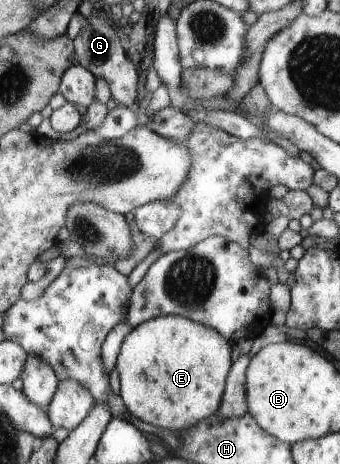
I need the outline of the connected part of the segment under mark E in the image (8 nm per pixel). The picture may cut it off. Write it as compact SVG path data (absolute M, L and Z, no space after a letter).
M160 315L133 327L116 363L124 406L139 420L174 433L217 414L231 368L231 342L217 329L178 315Z

